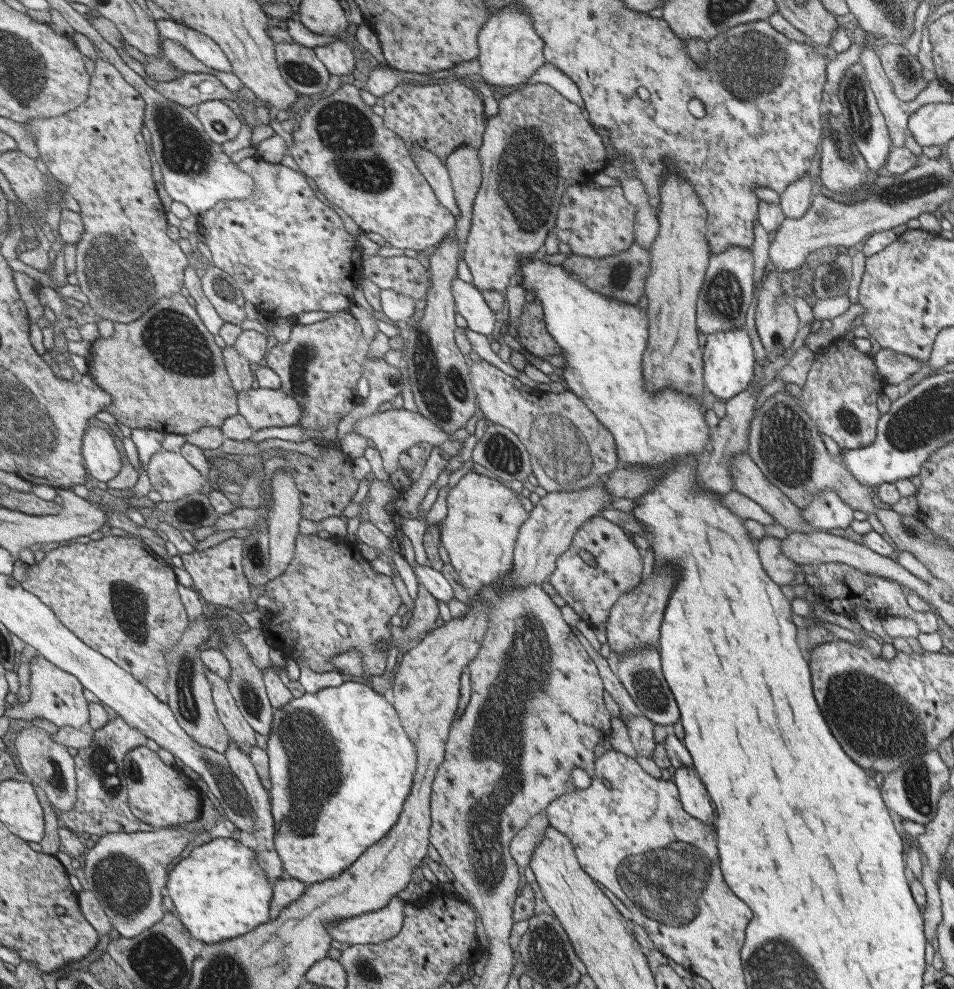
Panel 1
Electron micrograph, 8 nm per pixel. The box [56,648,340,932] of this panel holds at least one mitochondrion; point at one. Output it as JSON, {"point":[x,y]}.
{"point":[125,885]}

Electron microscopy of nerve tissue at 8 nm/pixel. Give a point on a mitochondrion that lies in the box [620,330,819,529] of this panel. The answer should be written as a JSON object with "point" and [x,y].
{"point":[783,446]}

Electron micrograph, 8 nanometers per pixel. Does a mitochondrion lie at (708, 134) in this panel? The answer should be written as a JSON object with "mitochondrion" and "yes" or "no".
{"mitochondrion":"no"}

